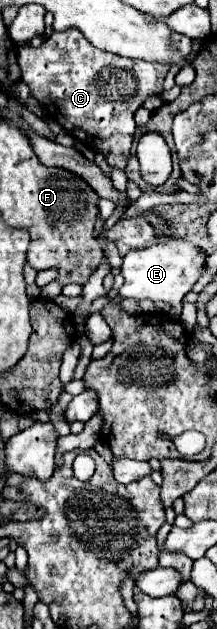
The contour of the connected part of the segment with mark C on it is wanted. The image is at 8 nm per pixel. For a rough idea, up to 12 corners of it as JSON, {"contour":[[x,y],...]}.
{"contour":[[79,29],[21,47],[23,81],[125,171],[133,115],[169,65],[99,51]]}

